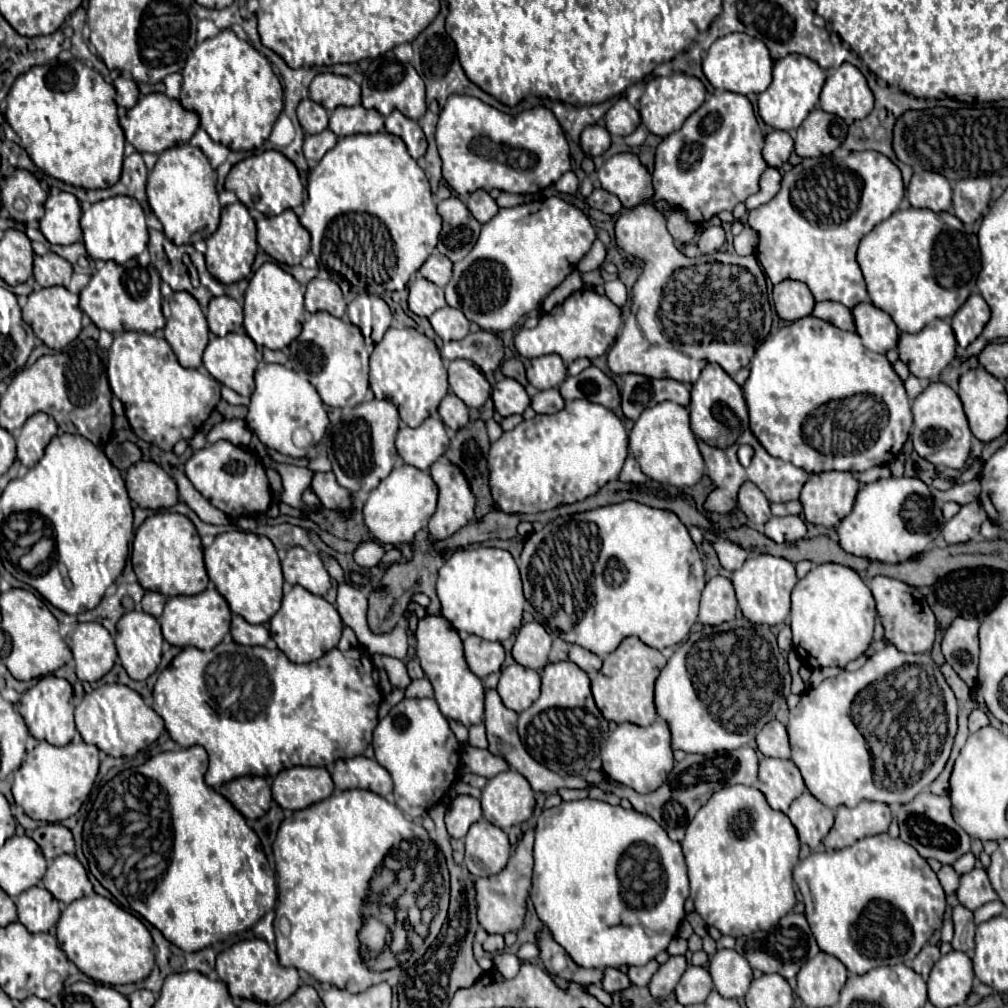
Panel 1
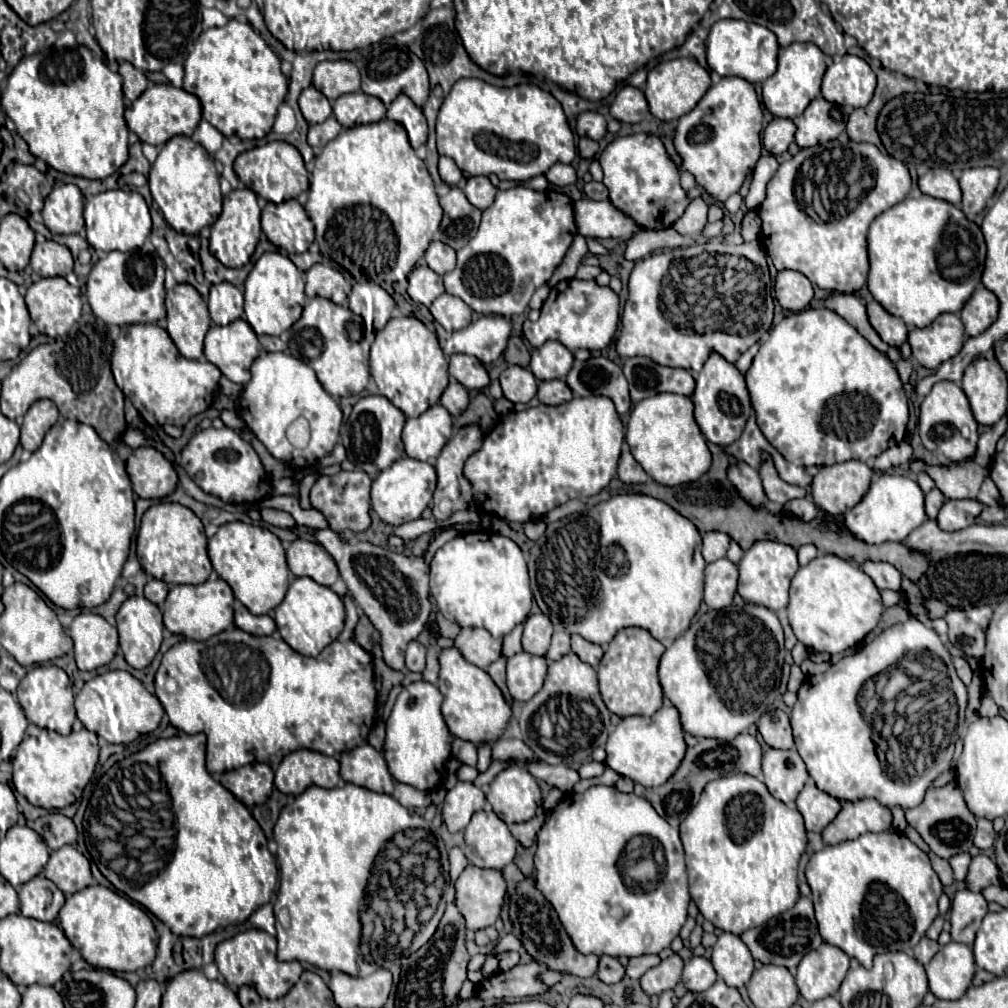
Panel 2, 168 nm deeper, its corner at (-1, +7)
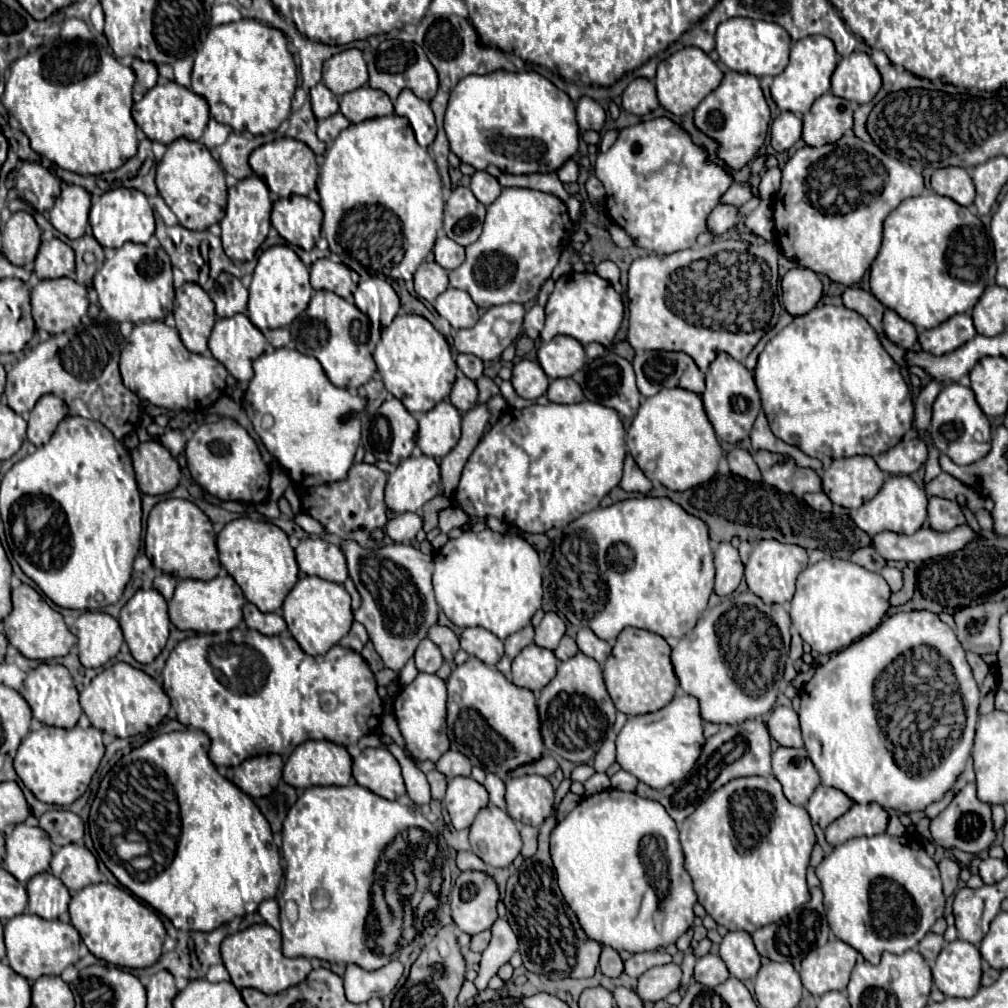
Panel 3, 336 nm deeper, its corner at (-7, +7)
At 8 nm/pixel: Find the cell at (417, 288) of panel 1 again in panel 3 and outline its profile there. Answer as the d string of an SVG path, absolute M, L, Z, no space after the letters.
M424 260L414 272L416 294L428 302L434 302L448 288L448 272L432 260Z

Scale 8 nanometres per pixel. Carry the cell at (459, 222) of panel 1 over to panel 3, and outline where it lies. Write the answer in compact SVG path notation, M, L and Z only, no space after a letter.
M458 186L444 208L444 232L454 242L468 246L478 240L484 224L486 206L476 200L470 188Z

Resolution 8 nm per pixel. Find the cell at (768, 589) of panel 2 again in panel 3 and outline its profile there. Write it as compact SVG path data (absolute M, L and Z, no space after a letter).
M760 540L748 562L746 562L746 582L748 588L760 596L766 604L784 604L794 596L794 582L798 574L808 566L808 554L804 548L794 544L782 544L778 540Z

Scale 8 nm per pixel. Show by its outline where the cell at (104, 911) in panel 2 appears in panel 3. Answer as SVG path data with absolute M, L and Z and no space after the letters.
M108 882L90 884L82 888L70 900L70 920L82 936L82 942L88 950L114 966L122 968L146 968L152 966L162 954L162 942L166 938L166 930L158 914L132 896L132 892L118 888Z

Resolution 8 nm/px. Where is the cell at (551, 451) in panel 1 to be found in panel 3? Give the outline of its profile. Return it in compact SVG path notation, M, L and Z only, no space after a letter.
M588 400L578 402L578 404L570 404L570 406L562 406L562 404L548 404L548 406L530 406L524 410L516 410L516 408L508 408L508 412L484 434L484 438L478 442L478 446L474 448L474 452L470 454L462 476L460 476L460 484L456 488L454 494L454 506L462 508L468 516L478 516L478 518L486 518L486 516L496 516L500 520L506 520L510 524L514 524L518 530L528 532L528 534L536 534L536 532L548 532L550 528L564 528L568 526L572 520L576 520L580 514L584 512L592 512L600 506L600 500L614 488L618 486L622 478L624 456L626 456L625 444L625 428L620 422L618 412L612 412L612 408L604 408L602 404L592 404Z

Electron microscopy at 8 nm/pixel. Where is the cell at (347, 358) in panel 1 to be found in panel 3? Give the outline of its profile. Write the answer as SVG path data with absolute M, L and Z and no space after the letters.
M318 290L312 296L308 308L292 322L290 332L296 350L318 358L330 382L340 388L356 392L376 372L376 362L372 358L372 352L380 338L378 330L374 334L370 318L364 312L360 312L354 304L336 296L334 292Z

